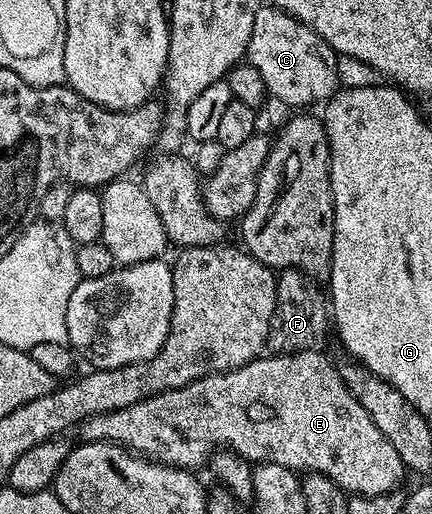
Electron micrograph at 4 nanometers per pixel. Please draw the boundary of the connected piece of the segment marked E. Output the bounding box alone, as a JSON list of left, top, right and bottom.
[79,349,407,497]

